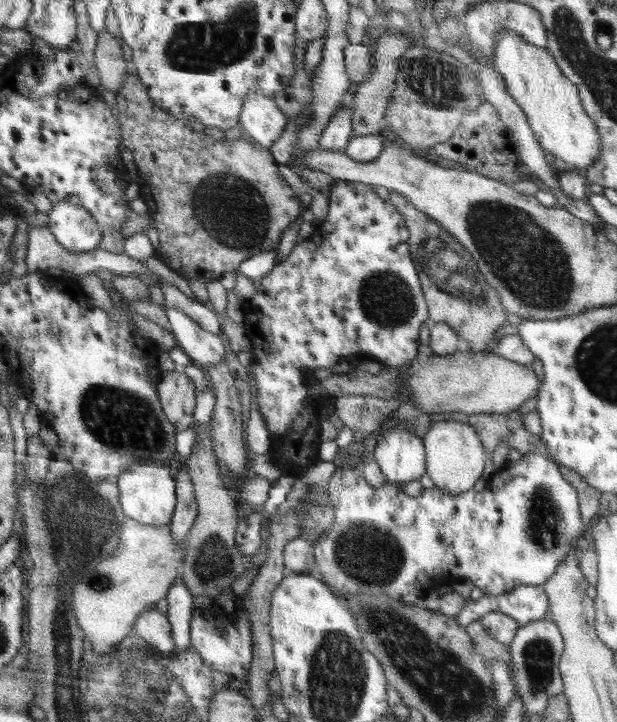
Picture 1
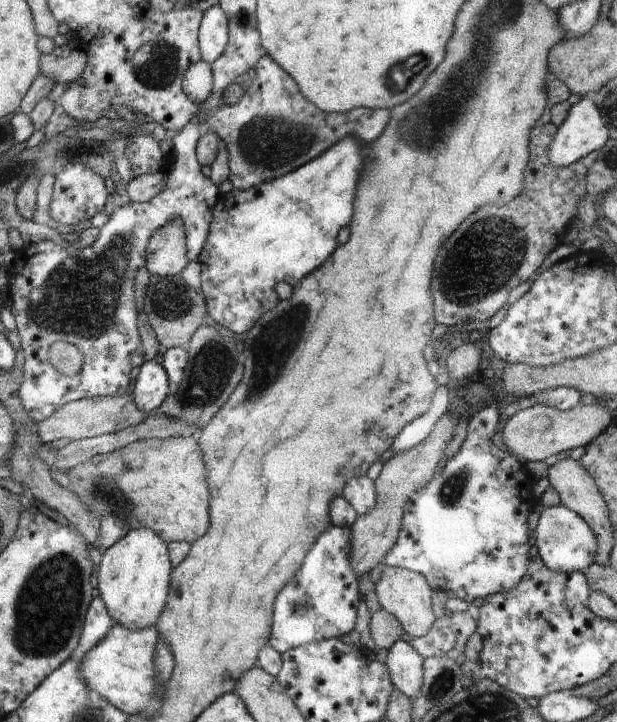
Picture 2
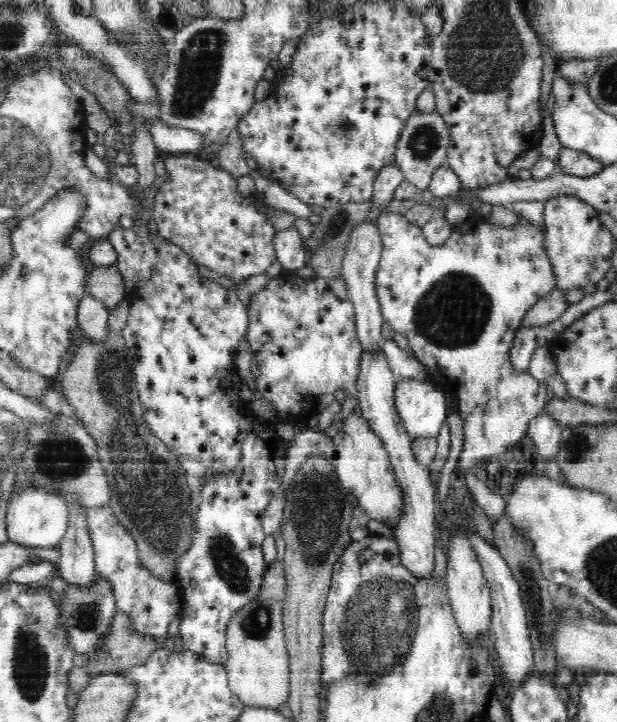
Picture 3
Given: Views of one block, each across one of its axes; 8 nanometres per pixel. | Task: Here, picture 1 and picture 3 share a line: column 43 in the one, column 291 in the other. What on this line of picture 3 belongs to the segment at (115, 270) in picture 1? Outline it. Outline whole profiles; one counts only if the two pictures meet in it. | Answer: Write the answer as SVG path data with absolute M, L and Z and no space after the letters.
M295 226L278 232L273 246L277 261L283 269L298 271L306 267L310 253L303 247L300 232Z

